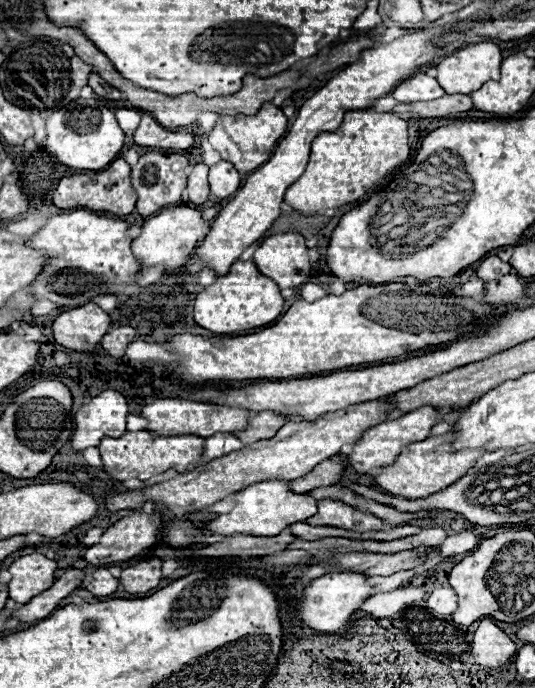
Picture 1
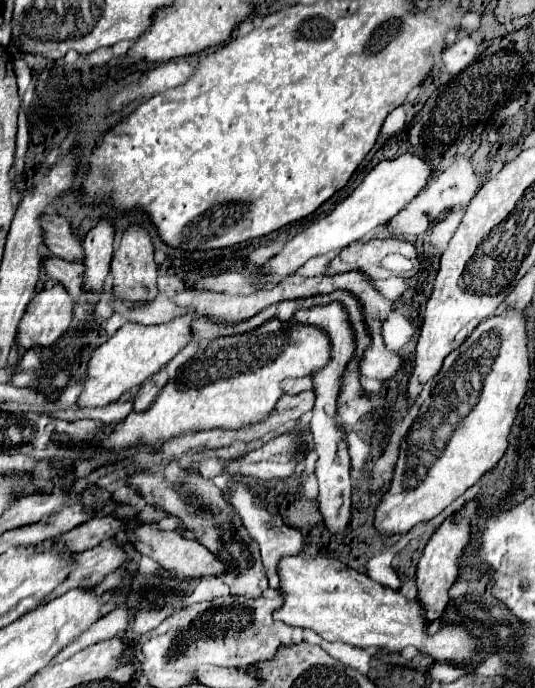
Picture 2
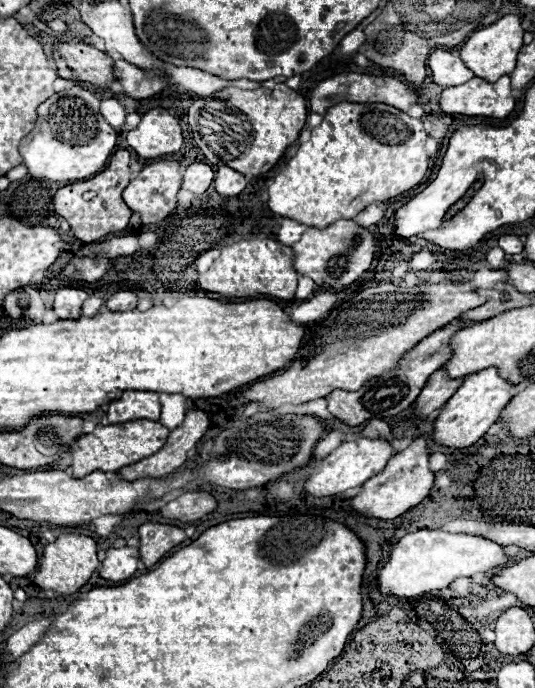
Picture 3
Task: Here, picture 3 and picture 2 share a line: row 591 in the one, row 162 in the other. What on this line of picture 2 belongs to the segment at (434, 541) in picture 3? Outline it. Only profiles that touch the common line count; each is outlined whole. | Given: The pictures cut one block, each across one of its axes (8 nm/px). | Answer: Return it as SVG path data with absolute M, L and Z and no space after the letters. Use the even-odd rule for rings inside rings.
M414 152L400 154L396 160L382 160L366 174L360 186L344 202L340 202L328 216L324 216L322 220L306 228L302 234L286 242L286 246L262 266L262 272L276 272L280 276L288 276L296 272L306 260L334 250L342 250L344 246L364 238L366 234L370 234L372 230L394 218L408 202L412 202L418 196L418 192L426 186L432 172L434 172L432 162Z

